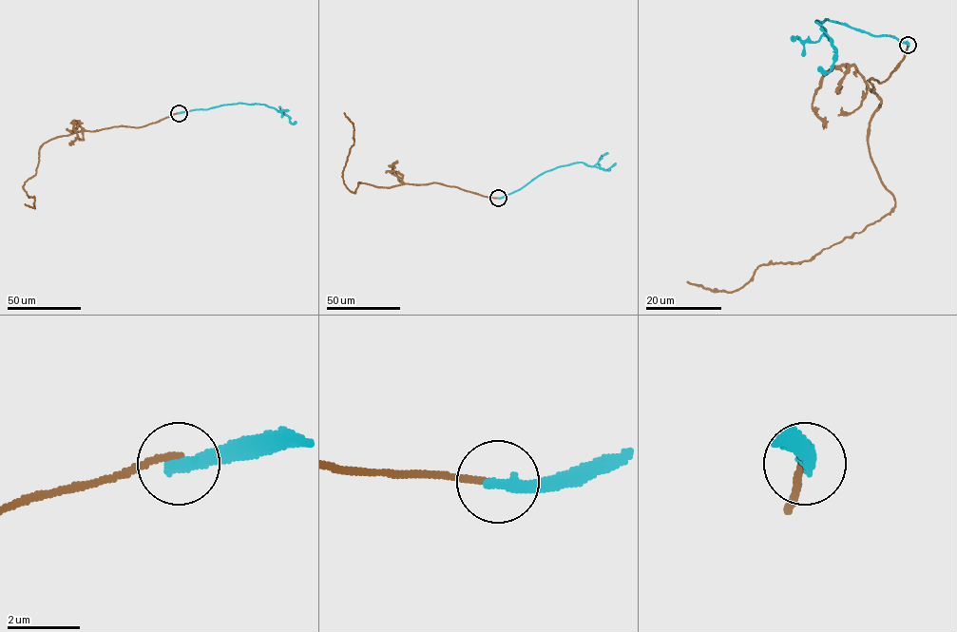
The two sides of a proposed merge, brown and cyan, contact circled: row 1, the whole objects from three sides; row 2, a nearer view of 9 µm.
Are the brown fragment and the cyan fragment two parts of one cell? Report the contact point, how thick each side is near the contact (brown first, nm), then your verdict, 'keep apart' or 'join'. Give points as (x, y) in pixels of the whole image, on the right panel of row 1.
(908, 45) | 190/400 nm | keep apart

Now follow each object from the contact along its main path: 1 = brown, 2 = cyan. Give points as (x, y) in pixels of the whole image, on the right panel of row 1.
1: (908, 45), (887, 79), (868, 80), (881, 100), (870, 157), (893, 207), (733, 292), (687, 281)
2: (908, 45), (886, 35), (872, 36), (826, 19), (815, 22), (826, 31), (835, 52), (830, 71), (817, 68)

